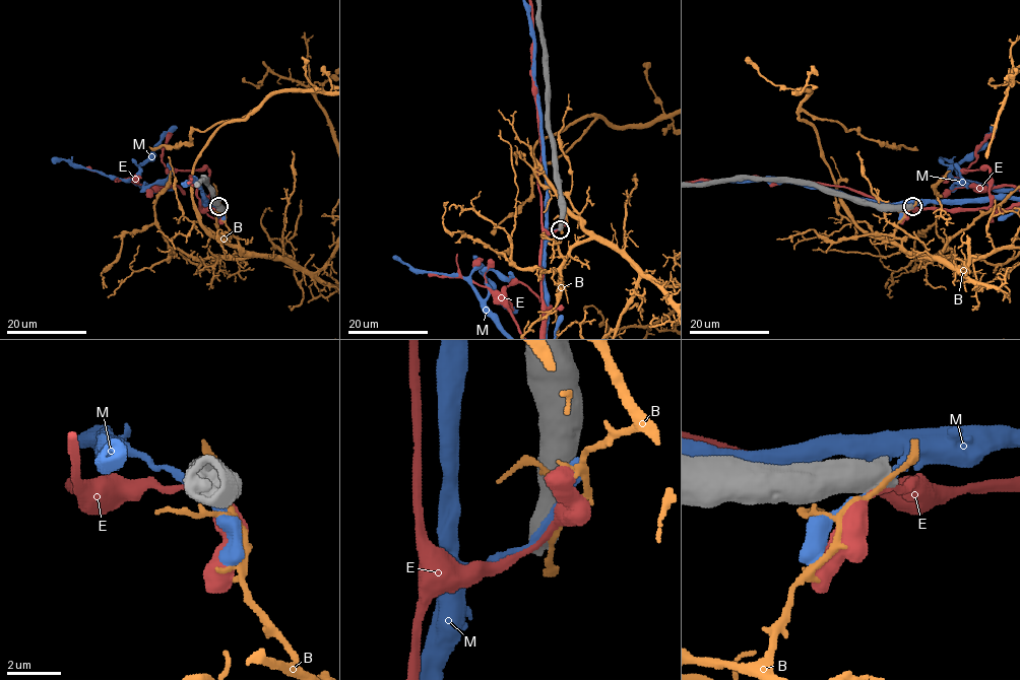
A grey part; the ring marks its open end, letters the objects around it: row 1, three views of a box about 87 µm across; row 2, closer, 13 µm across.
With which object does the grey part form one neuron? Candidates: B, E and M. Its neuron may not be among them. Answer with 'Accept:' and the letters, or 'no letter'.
Accept: no letter

